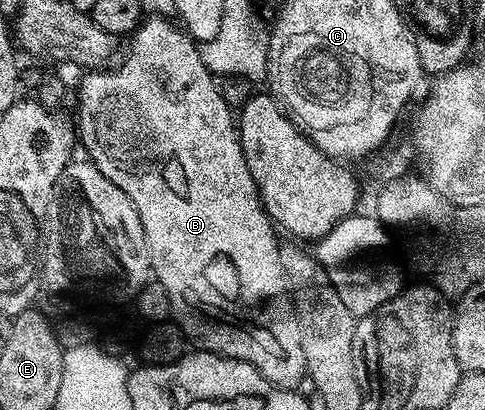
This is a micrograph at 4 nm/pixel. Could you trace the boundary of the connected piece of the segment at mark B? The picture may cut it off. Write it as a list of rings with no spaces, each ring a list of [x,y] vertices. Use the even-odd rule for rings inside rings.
[[[166,17],[143,18],[142,22],[139,23],[137,30],[129,36],[128,42],[130,42],[130,48],[127,49],[126,56],[123,57],[122,64],[120,64],[119,67],[110,65],[105,69],[87,70],[85,74],[83,74],[86,76],[83,77],[82,84],[78,87],[78,123],[76,119],[76,135],[80,140],[80,147],[83,147],[83,149],[87,151],[85,154],[88,156],[89,162],[96,164],[100,169],[100,173],[104,173],[104,177],[108,177],[117,187],[124,189],[124,193],[128,193],[128,197],[136,205],[136,213],[140,213],[140,225],[144,225],[144,237],[148,241],[148,253],[150,254],[150,265],[153,278],[157,280],[157,282],[162,283],[164,289],[168,289],[168,297],[170,298],[173,314],[176,316],[176,319],[178,315],[179,320],[177,319],[177,322],[180,324],[183,332],[185,332],[191,340],[199,339],[199,341],[202,342],[199,344],[201,344],[205,350],[213,351],[216,355],[226,355],[229,359],[239,359],[248,365],[252,365],[261,375],[263,375],[264,378],[268,381],[272,381],[278,387],[289,387],[291,389],[297,388],[299,386],[297,383],[300,382],[301,379],[305,380],[307,378],[304,346],[301,345],[298,312],[295,310],[295,302],[292,300],[290,292],[287,290],[284,267],[281,265],[280,261],[280,239],[277,239],[277,237],[274,236],[274,231],[276,232],[275,224],[272,222],[270,214],[266,211],[266,206],[262,204],[262,196],[258,193],[258,186],[254,184],[252,173],[244,161],[242,140],[238,138],[235,112],[224,101],[224,97],[222,96],[222,92],[219,84],[216,82],[215,76],[204,65],[199,44],[191,39],[181,26],[175,25],[175,27],[173,27],[169,22],[171,22],[171,20]]]

